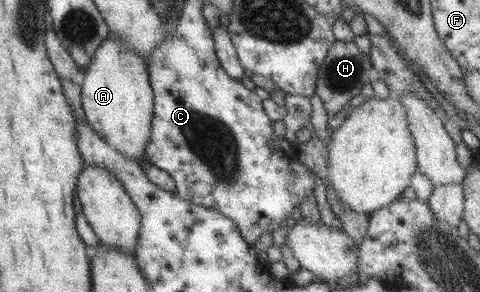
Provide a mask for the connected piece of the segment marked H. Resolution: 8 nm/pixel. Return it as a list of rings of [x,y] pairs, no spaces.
[[[336,40],[325,57],[324,64],[318,70],[315,94],[319,96],[328,116],[335,116],[345,105],[362,92],[365,85],[369,85],[373,70],[370,54],[365,54],[356,46],[355,42]]]

